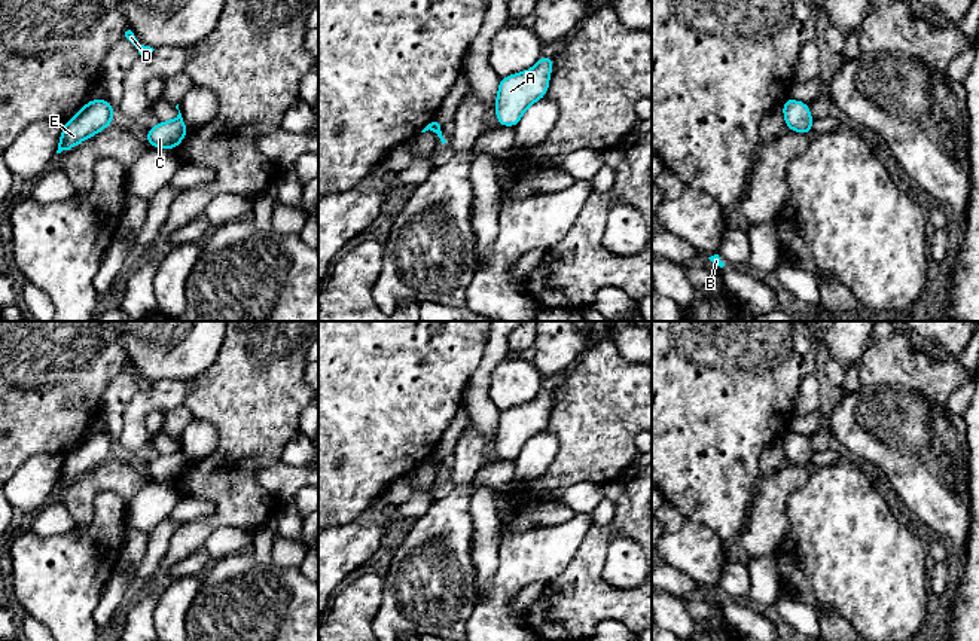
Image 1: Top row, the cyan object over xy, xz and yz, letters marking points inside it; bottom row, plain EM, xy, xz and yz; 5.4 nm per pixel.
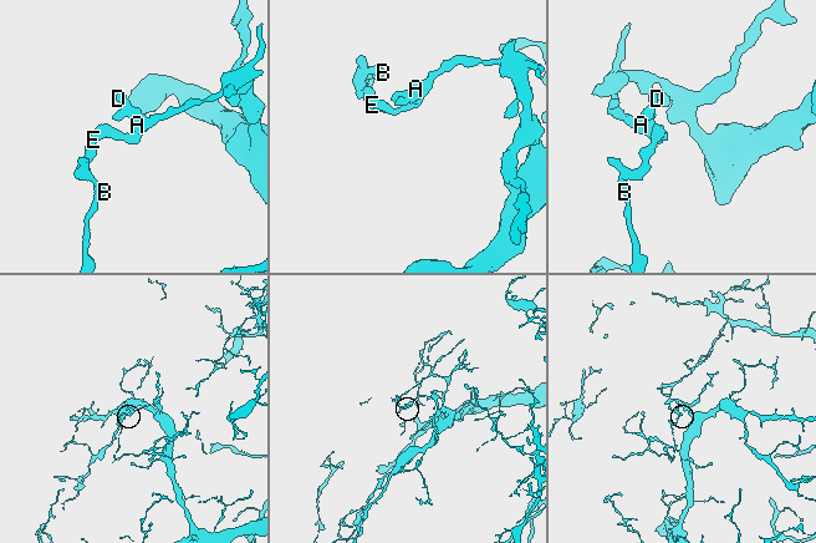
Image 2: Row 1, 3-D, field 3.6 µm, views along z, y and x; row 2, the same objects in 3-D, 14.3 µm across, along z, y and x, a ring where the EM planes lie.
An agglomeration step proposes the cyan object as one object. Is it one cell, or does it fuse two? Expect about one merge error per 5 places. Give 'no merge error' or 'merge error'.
no merge error

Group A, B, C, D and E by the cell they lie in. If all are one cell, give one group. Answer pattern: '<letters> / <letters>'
A B C D E

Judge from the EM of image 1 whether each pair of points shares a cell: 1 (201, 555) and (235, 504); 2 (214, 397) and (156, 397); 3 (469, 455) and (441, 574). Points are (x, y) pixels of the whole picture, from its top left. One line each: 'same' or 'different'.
1: different
2: different
3: same

